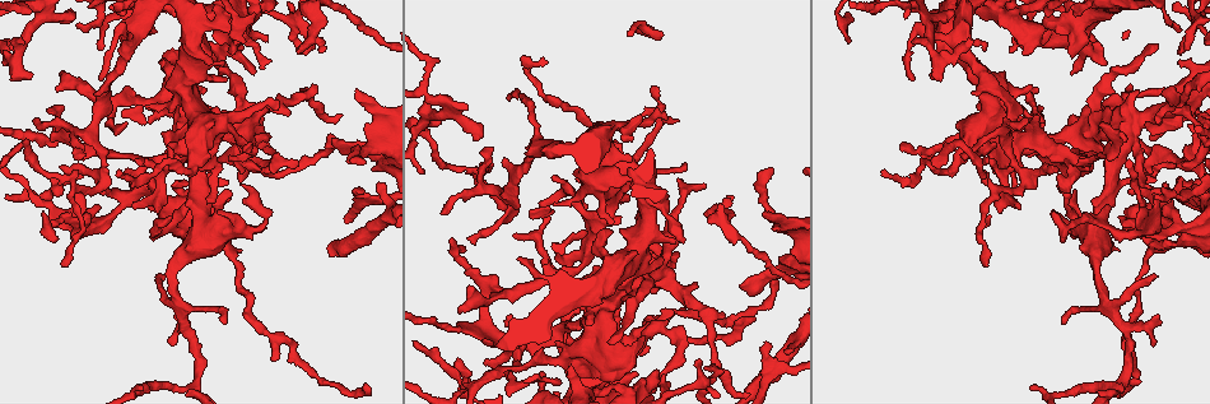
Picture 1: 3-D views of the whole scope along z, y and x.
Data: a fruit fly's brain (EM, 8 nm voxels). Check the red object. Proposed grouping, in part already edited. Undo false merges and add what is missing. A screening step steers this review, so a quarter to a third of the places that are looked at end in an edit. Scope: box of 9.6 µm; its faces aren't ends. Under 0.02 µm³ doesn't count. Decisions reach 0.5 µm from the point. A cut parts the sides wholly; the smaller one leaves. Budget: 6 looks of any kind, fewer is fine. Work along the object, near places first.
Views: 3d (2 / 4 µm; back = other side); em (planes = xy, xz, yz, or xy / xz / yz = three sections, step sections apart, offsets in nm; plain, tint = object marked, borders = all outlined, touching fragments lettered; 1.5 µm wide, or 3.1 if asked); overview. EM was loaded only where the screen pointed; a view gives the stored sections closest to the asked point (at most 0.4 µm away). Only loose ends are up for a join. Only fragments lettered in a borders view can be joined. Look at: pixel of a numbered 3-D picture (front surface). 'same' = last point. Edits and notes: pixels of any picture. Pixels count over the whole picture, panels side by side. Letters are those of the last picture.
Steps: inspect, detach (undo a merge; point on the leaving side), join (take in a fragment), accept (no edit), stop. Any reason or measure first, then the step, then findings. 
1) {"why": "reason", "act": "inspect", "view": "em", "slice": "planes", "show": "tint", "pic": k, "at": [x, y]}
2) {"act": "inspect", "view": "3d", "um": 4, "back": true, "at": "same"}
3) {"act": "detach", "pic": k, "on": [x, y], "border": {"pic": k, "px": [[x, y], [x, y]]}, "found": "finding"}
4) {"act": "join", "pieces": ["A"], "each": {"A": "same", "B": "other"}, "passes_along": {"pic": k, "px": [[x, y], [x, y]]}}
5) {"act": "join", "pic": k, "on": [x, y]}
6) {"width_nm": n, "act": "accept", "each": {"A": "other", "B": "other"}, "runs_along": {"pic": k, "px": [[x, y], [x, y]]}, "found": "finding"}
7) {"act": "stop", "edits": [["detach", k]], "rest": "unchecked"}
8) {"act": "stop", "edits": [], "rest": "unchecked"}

{"why": "branch stops here", "act": "inspect", "view": "3d", "um": 2, "pic": 1, "at": [27, 78]}

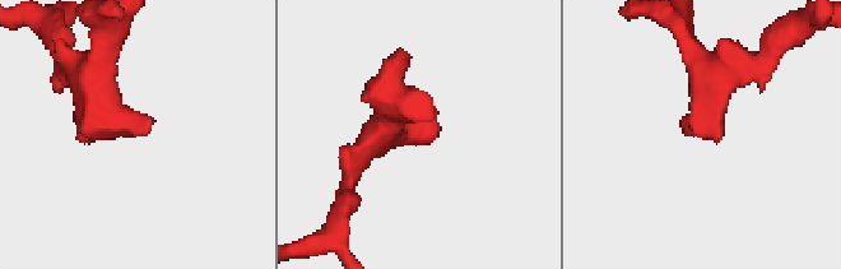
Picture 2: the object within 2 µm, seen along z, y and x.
{"why": "shape alone is not enough", "act": "inspect", "view": "em", "slice": "yz", "step": 4, "show": "tint", "pic": 2, "at": [148, 131]}

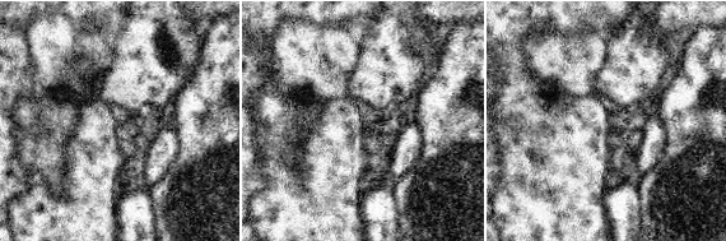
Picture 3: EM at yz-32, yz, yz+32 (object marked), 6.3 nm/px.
{"act": "inspect", "view": "em", "slice": "planes", "show": "borders", "at": "same"}

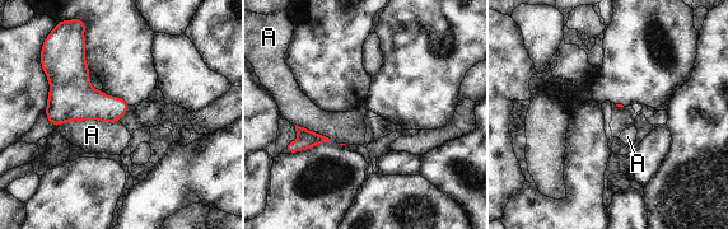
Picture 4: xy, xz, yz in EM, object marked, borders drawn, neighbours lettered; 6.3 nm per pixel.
{"act": "accept", "each": {"A": "other"}, "border": {"pic": 4, "px": [[118, 120], [65, 121], [55, 126]]}, "found": "none of them fits"}

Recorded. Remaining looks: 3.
{"why": "branch stops here", "act": "inspect", "view": "em", "slice": "xy", "step": 4, "show": "tint", "pic": 1, "at": [1063, 188]}

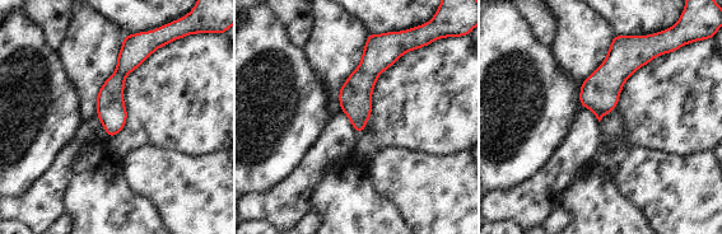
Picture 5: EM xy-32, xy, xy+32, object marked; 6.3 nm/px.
{"act": "inspect", "view": "em", "slice": "xy", "step": 4, "show": "borders", "at": "same"}

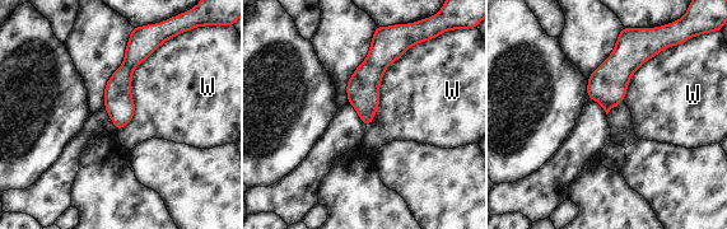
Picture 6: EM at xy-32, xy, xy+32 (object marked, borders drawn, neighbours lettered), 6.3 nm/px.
{"width_nm": 190, "act": "accept", "each": {"W": "other"}, "runs_along": {"pic": 6, "px": [[140, 43], [120, 80], [119, 125]]}, "found": "none of them fits"}

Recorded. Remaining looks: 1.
{"act": "stop", "edits": [], "rest": "unchecked"}

